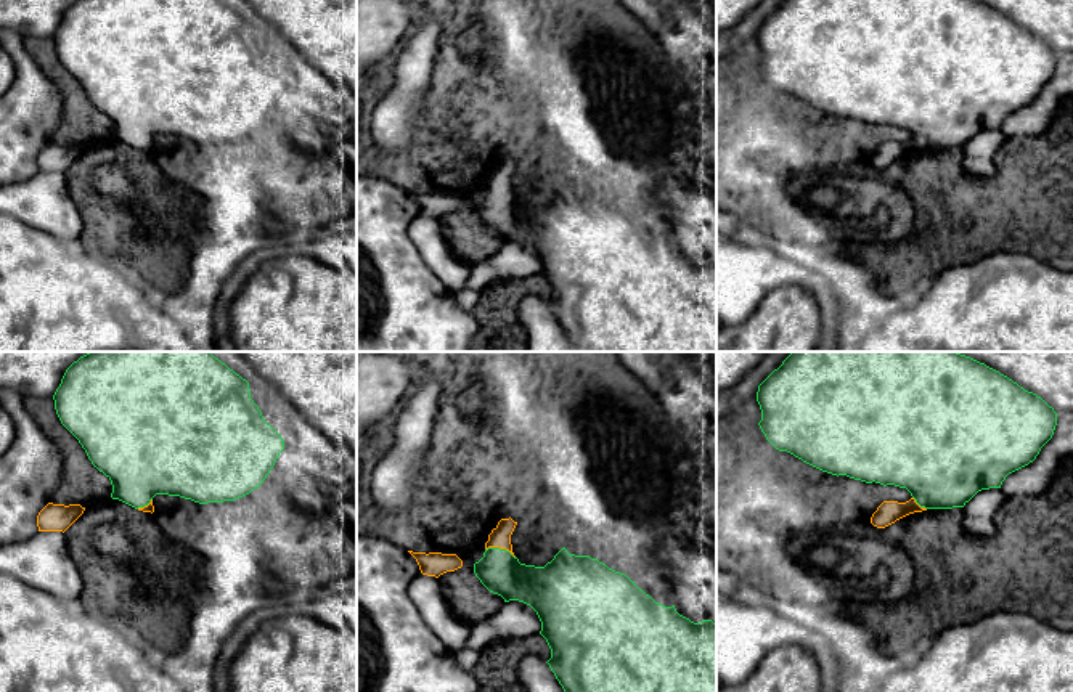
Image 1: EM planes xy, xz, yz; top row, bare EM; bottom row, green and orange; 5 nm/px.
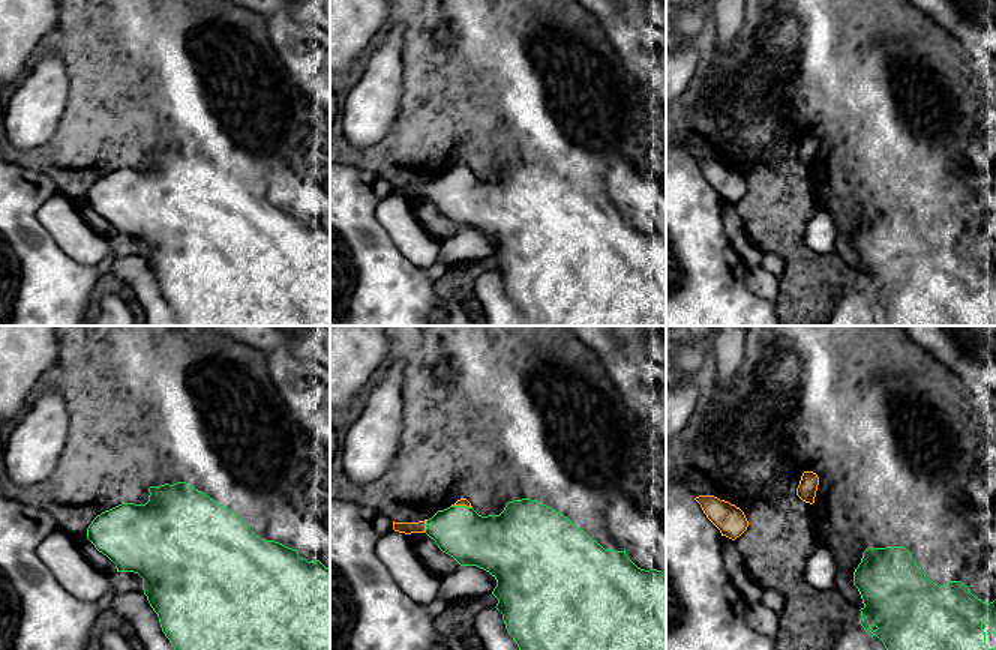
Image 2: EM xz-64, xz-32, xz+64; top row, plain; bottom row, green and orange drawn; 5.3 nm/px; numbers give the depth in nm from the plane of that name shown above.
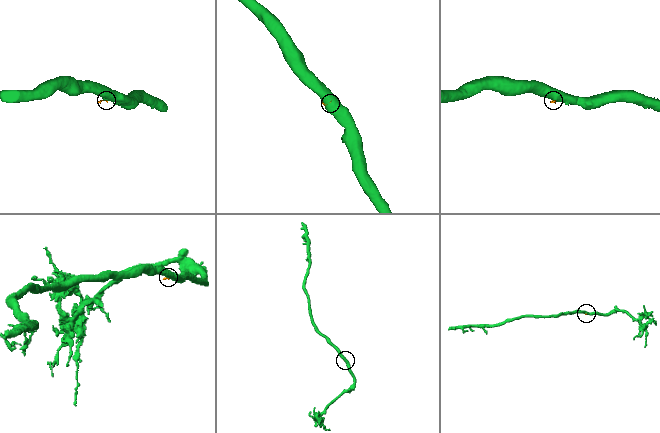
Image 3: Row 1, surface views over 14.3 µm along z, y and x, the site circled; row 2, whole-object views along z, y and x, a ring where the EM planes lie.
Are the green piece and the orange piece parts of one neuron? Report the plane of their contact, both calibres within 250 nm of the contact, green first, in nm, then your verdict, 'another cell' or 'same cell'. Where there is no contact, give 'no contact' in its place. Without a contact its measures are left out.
xz | 220/110 nm | same cell

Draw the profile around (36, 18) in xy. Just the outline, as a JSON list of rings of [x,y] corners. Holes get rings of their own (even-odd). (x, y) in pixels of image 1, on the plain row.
[[[0,0],[0,31],[53,39],[66,10],[77,0]]]

